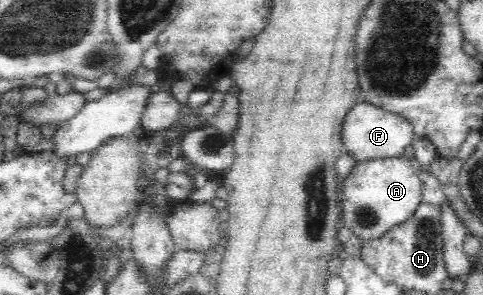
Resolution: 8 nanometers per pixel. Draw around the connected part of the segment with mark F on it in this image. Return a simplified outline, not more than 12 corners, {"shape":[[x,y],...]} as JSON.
{"shape":[[365,102],[342,127],[357,163],[403,156],[414,129]]}

